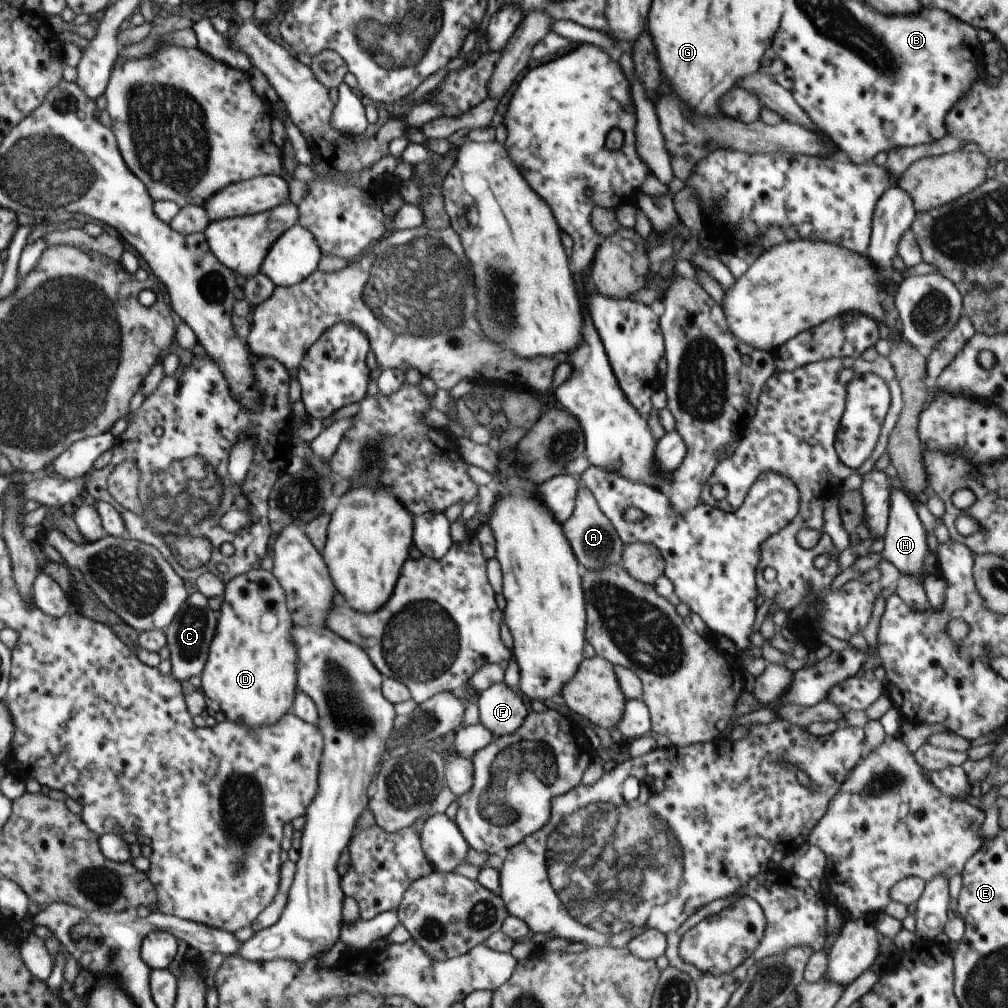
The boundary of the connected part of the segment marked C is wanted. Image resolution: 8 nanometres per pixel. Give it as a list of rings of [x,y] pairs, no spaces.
[[[197,590],[188,595],[180,612],[174,616],[174,620],[164,630],[166,645],[170,650],[171,675],[176,680],[181,682],[192,676],[203,674],[202,670],[205,670],[207,659],[210,656],[208,648],[211,648],[210,642],[212,642],[212,638],[215,638],[216,620],[219,618],[216,616],[216,612],[208,606],[206,596]]]

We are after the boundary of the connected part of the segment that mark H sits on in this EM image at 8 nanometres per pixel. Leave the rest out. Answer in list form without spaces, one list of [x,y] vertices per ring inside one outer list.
[[[902,487],[891,488],[891,512],[884,538],[884,549],[880,554],[872,552],[866,557],[858,557],[852,566],[854,570],[864,574],[870,568],[876,567],[883,558],[886,558],[900,570],[901,574],[916,575],[922,579],[921,572],[924,568],[924,558],[926,558],[929,548],[926,543],[925,526],[918,516],[916,503],[917,499],[902,490]]]

